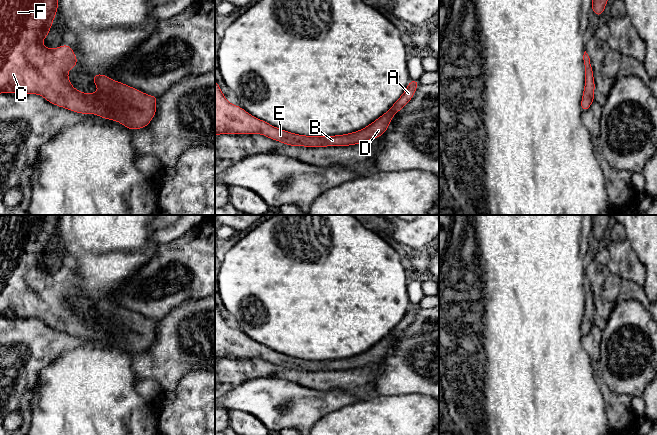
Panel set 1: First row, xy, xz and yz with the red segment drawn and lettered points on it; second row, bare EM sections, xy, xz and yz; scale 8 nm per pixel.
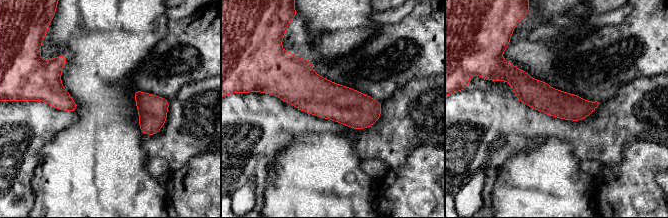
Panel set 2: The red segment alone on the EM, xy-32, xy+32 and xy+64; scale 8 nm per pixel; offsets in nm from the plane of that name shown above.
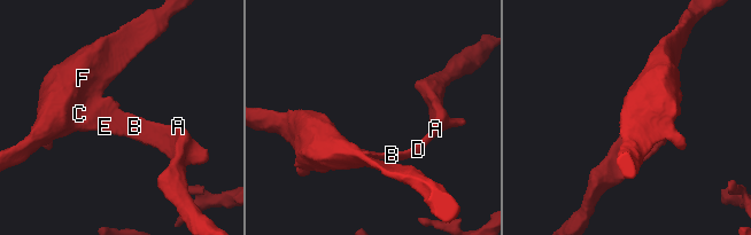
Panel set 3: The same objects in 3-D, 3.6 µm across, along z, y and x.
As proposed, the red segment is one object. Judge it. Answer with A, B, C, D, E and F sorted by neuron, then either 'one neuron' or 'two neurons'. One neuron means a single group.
groups A B C D E F; one neuron

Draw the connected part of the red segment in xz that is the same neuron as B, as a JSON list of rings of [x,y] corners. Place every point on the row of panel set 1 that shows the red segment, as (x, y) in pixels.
[[[215,80],[215,136],[218,134],[262,134],[290,146],[309,148],[363,144],[370,139],[380,137],[387,131],[393,116],[413,98],[419,84],[419,80],[410,80],[404,93],[390,110],[359,131],[335,136],[306,136],[276,128],[252,116],[240,106],[229,103]]]

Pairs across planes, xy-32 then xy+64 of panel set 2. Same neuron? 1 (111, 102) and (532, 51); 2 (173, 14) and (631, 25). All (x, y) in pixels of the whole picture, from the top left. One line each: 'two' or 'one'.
1: two
2: two

